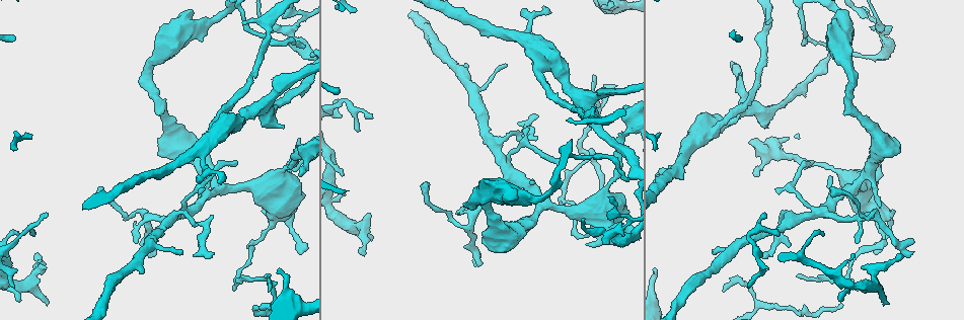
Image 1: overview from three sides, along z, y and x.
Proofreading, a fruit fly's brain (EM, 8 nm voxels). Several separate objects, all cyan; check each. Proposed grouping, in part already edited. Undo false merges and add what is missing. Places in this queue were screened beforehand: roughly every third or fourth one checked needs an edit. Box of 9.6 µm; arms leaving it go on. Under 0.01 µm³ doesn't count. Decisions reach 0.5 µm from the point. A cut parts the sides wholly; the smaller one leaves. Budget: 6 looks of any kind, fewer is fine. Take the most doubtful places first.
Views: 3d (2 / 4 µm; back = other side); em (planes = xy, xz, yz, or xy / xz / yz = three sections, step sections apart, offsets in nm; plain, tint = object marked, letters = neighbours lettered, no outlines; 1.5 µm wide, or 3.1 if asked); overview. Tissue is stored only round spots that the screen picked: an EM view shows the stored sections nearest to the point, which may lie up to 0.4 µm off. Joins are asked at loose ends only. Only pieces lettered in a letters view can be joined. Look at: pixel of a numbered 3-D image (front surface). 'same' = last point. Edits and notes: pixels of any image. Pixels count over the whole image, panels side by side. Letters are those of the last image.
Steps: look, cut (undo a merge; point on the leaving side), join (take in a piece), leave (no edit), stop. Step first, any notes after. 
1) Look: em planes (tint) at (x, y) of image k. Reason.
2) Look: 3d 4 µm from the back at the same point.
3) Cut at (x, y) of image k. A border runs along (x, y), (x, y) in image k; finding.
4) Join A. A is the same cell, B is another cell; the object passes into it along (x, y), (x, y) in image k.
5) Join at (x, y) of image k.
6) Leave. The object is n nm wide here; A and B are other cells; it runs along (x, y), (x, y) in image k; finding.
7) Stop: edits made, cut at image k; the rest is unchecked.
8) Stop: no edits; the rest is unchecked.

Look: em planes (letters) at (289, 34) of image 1. Calibre changes.

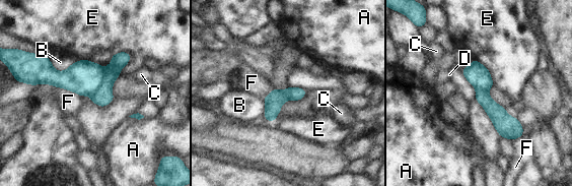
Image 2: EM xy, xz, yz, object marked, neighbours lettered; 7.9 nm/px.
Cut at (84, 77) of image 2. The object is 140 nm wide here; A, B, C, D, E and F are other cells; a border runs along (104, 69), (102, 81), (91, 97) in image 2; two neurons meet here.

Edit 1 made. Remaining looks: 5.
Look: overview.

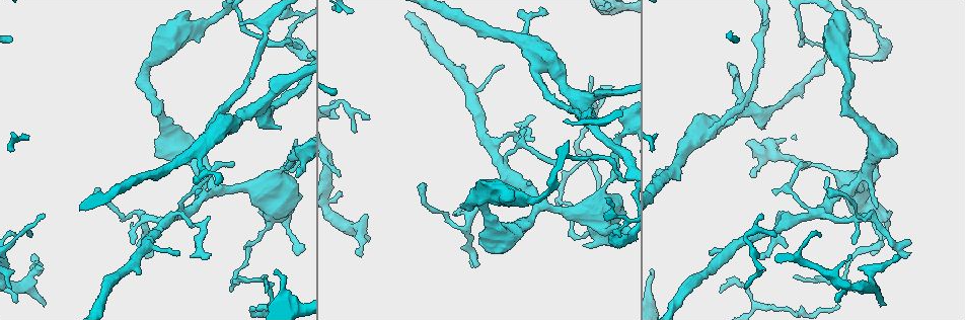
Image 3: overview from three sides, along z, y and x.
Look: em planes (letters) at (232, 288) of image 3. Free end.

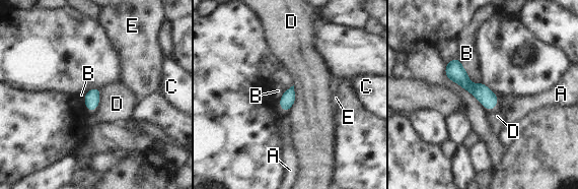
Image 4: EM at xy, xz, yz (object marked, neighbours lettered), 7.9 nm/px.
Leave. The object is 110 nm wide here; the longest contact is with B, 280 nm; A, B, C, D and E are other cells; no lettered piece goes on from it.

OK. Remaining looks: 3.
Look: 3d 2 µm at (820, 212) of image 3. Four arms meet.

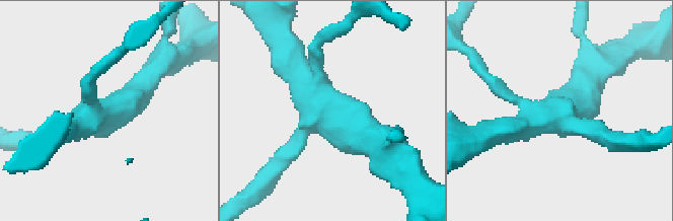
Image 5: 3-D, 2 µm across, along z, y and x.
Look: em planes (letters) at (553, 114) of image 5. 4 arms meet here; now the EM.

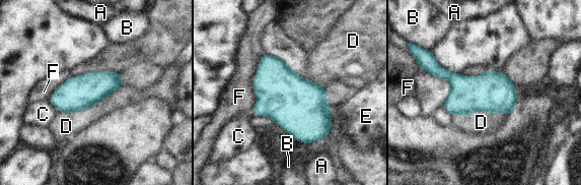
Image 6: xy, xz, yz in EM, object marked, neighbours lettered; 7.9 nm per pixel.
Leave. The object is 260 nm wide here; A, B, C, D, E and F are other cells; a border runs along (122, 84), (81, 110), (59, 113) in image 6; continuous, no second neuron.

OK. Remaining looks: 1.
Stop: edits made, cut at image 2; the rest is unchecked.

